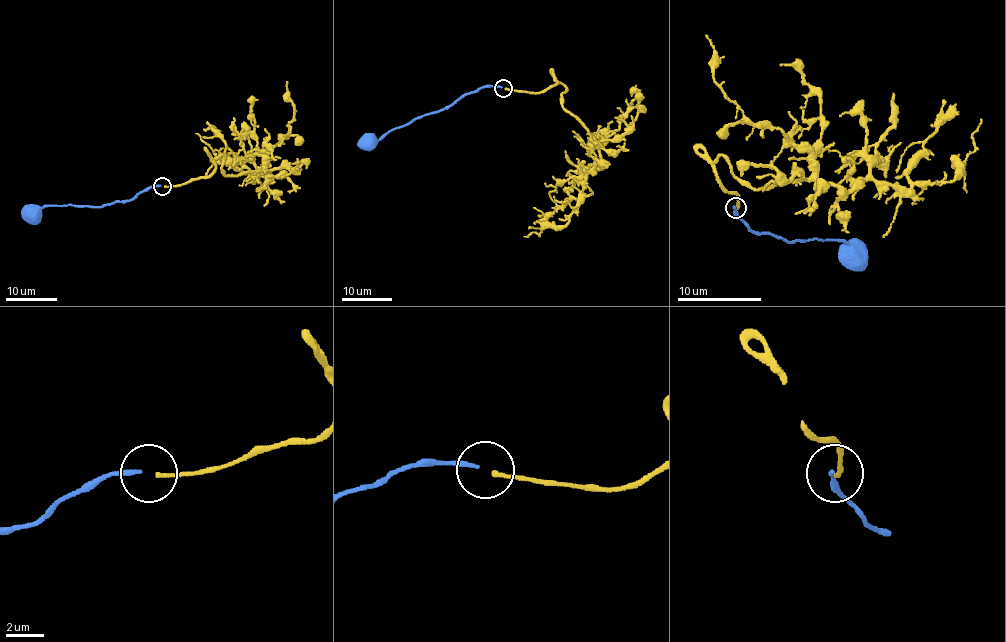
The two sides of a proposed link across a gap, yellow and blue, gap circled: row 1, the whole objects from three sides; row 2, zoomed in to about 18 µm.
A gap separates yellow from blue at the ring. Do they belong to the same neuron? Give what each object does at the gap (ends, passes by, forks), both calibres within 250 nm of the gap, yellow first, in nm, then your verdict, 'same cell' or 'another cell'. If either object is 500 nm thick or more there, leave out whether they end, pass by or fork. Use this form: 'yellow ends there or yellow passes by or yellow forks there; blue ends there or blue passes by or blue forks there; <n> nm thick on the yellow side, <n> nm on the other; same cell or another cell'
yellow ends there; blue ends there; 220 nm thick on the yellow side, 240 nm on the other; same cell

